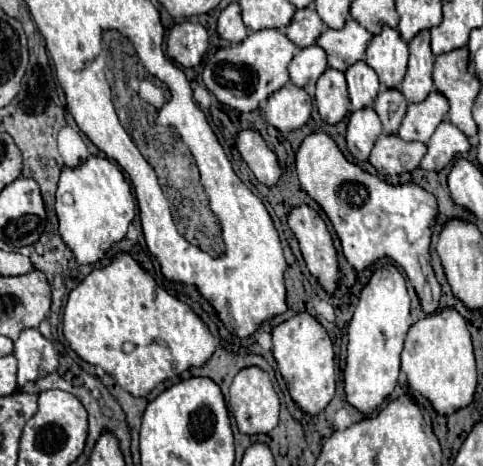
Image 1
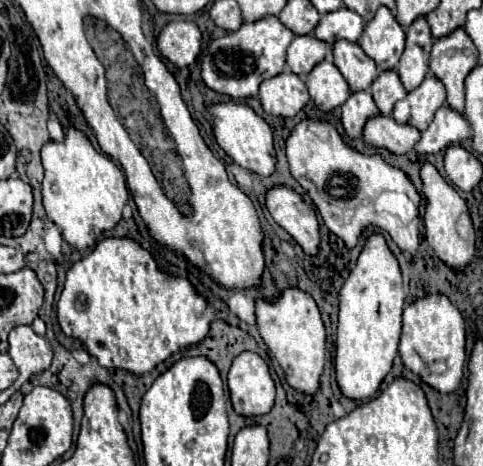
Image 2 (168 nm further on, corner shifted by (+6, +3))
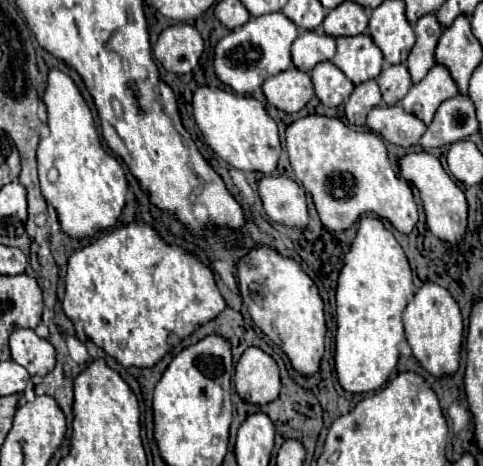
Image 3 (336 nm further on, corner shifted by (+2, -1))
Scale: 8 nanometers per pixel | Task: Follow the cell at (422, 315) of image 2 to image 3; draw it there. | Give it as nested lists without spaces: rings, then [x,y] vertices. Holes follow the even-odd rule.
[[[425,282],[415,298],[403,312],[403,326],[407,342],[413,350],[415,360],[433,376],[451,376],[459,370],[461,342],[463,342],[463,320],[457,302],[439,284]]]

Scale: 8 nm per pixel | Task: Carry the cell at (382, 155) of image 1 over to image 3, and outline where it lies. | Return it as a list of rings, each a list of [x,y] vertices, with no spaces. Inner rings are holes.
[[[401,106],[373,108],[367,116],[367,126],[387,142],[403,148],[415,146],[427,128],[417,116],[407,114]]]

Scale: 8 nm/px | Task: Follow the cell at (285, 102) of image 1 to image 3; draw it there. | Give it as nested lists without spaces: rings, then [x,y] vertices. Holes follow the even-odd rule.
[[[291,66],[285,72],[279,72],[277,76],[265,80],[263,94],[271,106],[293,114],[313,98],[313,84],[307,72]]]

